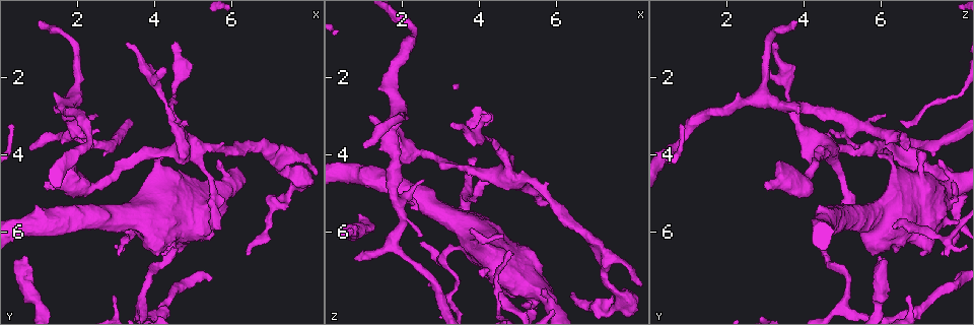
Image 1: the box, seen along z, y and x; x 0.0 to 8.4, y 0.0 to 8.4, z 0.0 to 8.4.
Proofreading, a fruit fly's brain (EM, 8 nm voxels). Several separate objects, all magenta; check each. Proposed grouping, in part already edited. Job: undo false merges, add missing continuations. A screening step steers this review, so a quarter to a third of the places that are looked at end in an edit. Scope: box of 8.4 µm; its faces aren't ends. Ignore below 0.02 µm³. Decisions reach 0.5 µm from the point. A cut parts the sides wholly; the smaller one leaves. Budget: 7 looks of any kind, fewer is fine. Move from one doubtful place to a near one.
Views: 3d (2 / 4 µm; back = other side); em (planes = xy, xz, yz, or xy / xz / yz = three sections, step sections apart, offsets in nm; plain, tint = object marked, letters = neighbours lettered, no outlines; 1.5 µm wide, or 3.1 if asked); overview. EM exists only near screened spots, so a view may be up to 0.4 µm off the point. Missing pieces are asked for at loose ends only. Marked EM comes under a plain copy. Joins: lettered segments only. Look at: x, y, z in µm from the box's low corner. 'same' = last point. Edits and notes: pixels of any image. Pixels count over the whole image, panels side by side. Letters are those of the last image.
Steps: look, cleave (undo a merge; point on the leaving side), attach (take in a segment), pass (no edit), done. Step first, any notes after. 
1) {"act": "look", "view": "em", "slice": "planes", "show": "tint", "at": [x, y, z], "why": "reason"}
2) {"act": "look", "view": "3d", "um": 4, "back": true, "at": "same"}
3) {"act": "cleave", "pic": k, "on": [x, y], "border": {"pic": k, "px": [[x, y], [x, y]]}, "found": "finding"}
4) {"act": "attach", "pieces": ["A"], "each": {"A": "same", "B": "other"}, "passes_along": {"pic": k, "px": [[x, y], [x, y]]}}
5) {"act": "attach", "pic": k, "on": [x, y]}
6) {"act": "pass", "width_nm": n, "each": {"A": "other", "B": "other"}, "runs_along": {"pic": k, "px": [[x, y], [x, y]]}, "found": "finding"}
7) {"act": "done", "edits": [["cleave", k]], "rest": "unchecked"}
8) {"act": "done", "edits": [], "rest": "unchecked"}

{"act": "look", "view": "em", "slice": "planes", "show": "letters", "at": [2.30, 4.80, 4.00], "why": "arms part here"}

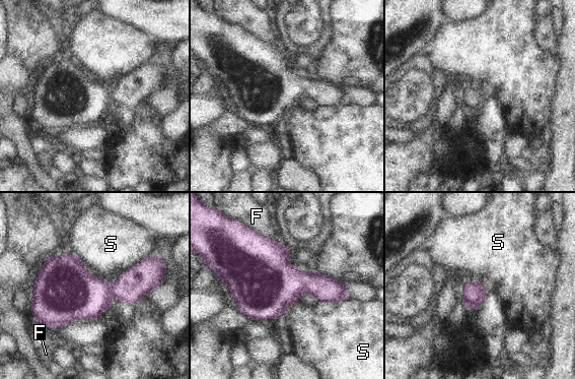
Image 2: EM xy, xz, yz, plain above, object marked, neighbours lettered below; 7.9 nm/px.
{"act": "pass", "each": {"F": "other", "S": "other"}, "border": {"pic": 2, "px": [[153, 254], [135, 263], [120, 274]]}, "found": "all the same neuron"}

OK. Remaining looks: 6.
{"act": "look", "view": "3d", "um": 2, "at": [6.40, 6.65, 7.60], "why": "branch stops here"}

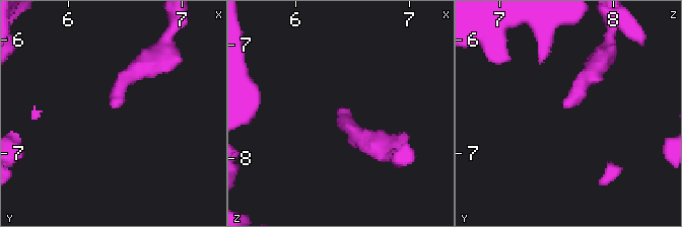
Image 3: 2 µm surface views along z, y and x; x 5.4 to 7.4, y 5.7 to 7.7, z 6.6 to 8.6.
{"act": "look", "view": "em", "slice": "planes", "show": "letters", "at": [6.42, 6.60, 7.56]}

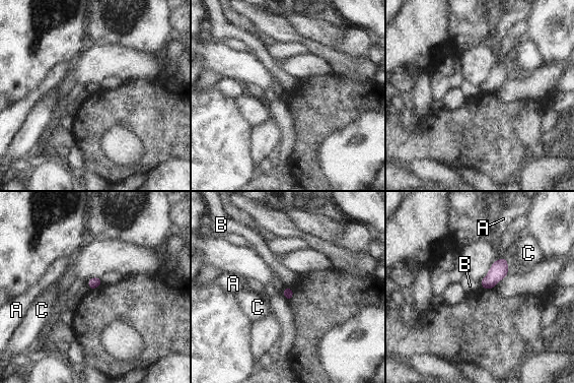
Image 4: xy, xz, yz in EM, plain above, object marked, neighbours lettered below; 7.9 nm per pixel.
{"act": "pass", "each": {"A": "other", "B": "other", "C": "other"}, "border": {"pic": 4, "px": [[284, 286], [290, 288]]}, "found": "no lettered segment goes on from it"}

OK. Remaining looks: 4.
{"act": "look", "view": "em", "slice": "xz", "step": 4, "show": "tint", "at": [3.30, 6.15, 7.70]}

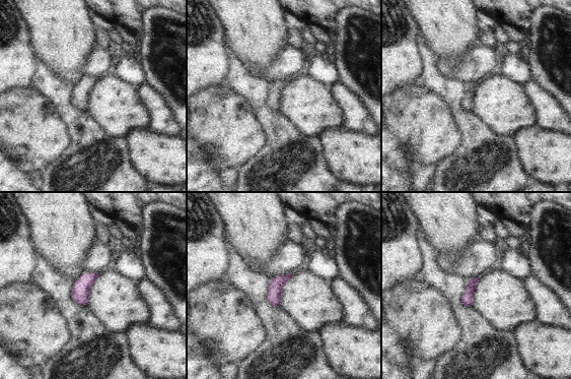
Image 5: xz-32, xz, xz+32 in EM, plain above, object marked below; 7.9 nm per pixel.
{"act": "look", "view": "em", "slice": "planes", "show": "letters", "at": "same"}

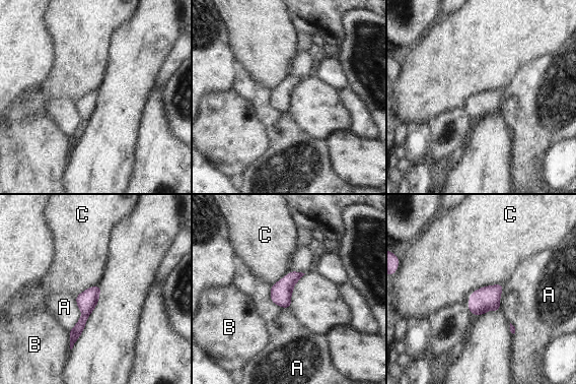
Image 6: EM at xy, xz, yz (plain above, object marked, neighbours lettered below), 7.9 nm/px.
{"act": "pass", "each": {"A": "other", "B": "other", "C": "other"}, "border": {"pic": 6, "px": [[503, 283], [477, 289], [466, 305]]}, "found": "all the same neuron"}

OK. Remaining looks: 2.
{"act": "done", "edits": [], "rest": "unchecked"}

